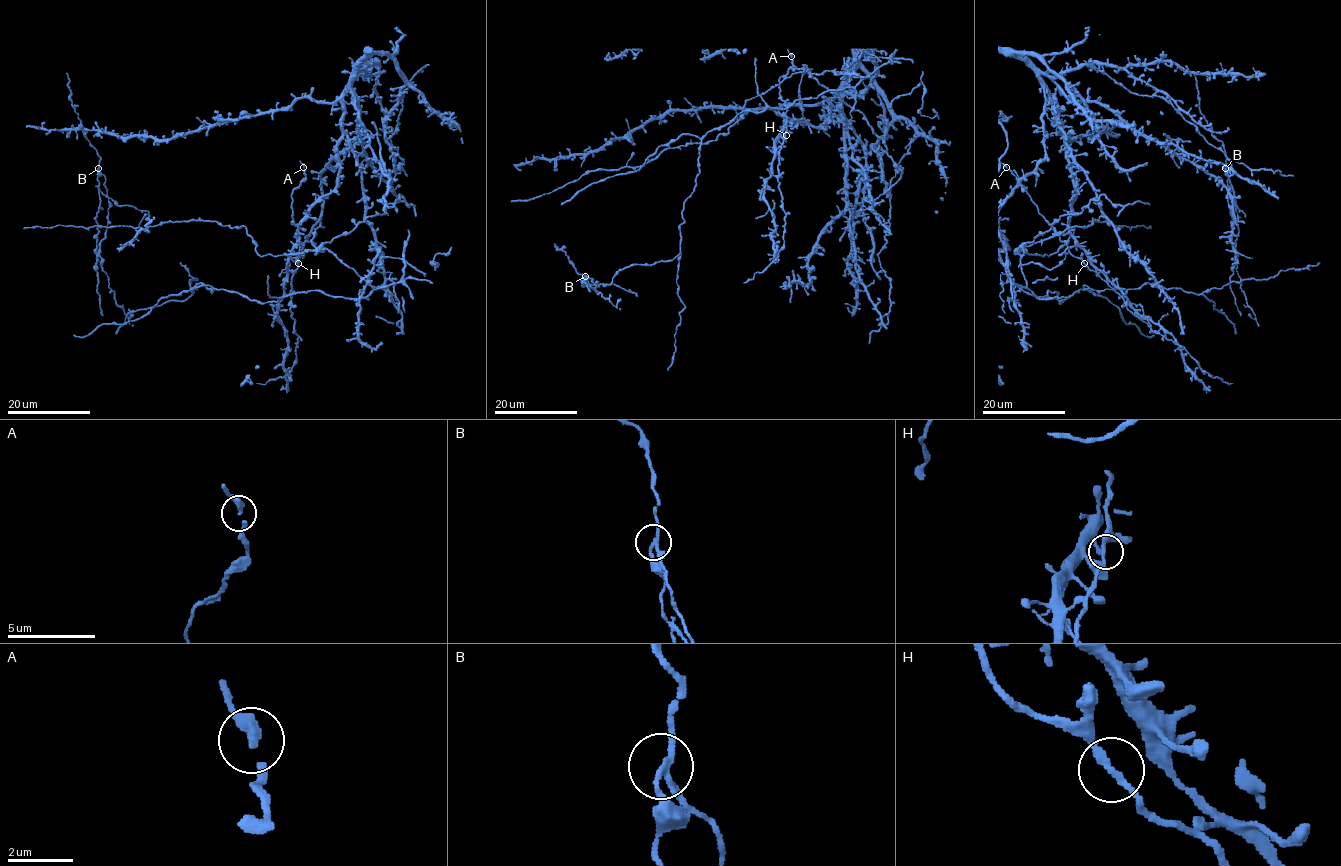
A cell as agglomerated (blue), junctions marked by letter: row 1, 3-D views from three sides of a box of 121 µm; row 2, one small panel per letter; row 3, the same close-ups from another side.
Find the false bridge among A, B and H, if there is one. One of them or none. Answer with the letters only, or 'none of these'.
B

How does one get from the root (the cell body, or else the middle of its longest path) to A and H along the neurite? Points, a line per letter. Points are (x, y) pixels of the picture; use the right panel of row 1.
A: (1038, 299), (1021, 271), (1021, 247), (1059, 236), (1068, 217), (1098, 270), (1069, 251), (1006, 167)
H: (1038, 299), (1021, 271), (1021, 247), (1059, 236), (1070, 226), (1068, 217), (1072, 238), (1098, 270), (1084, 263)

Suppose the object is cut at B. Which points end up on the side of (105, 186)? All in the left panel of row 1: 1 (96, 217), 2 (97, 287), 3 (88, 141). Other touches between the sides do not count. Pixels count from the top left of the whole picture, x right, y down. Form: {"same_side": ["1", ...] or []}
{"same_side": ["3"]}

